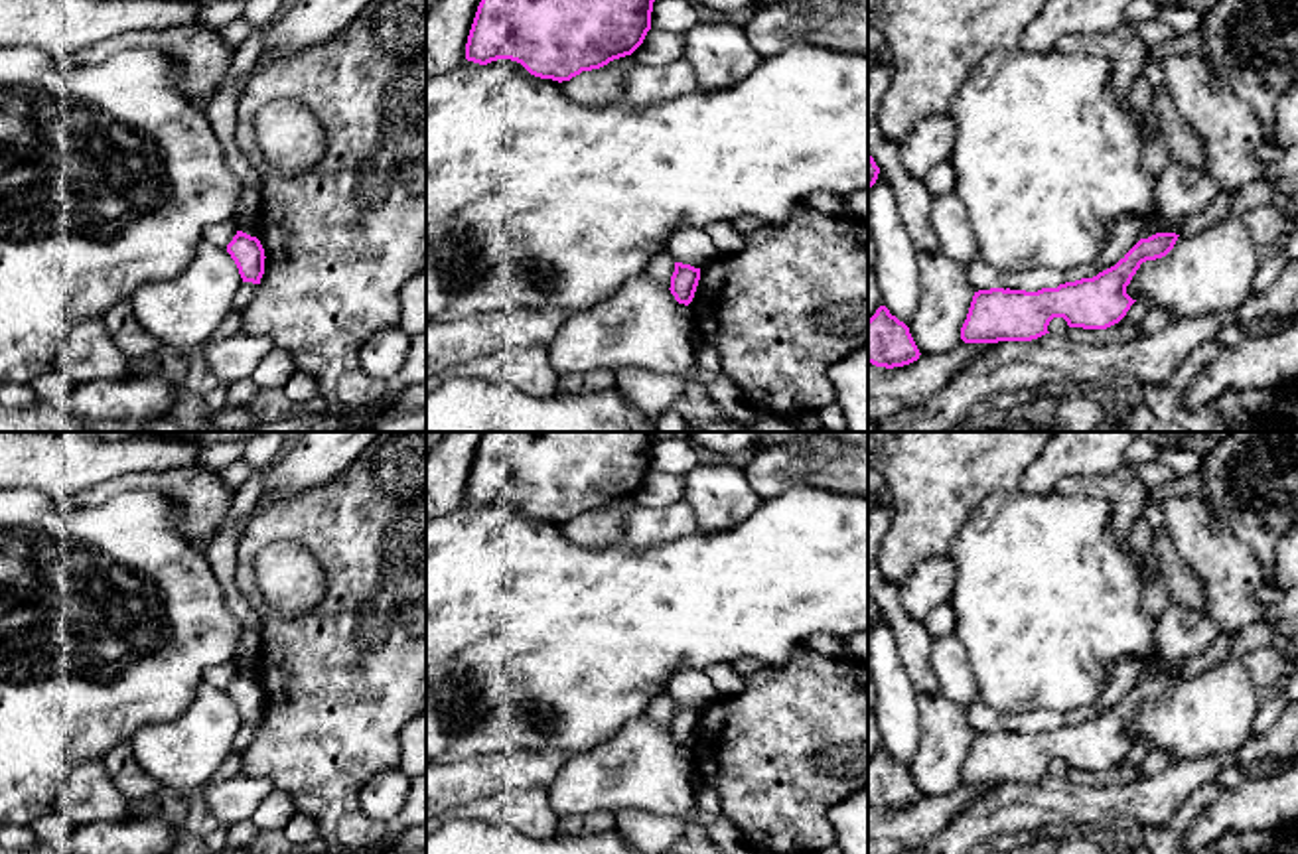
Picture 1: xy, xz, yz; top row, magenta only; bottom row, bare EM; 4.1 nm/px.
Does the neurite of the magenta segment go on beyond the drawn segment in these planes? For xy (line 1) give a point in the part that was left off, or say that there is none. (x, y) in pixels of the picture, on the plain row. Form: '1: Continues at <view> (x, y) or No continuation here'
1: No continuation here

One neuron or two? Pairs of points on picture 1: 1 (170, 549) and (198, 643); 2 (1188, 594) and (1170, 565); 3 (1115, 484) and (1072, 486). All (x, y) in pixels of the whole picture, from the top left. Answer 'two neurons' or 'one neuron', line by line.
1: one neuron
2: one neuron
3: one neuron

